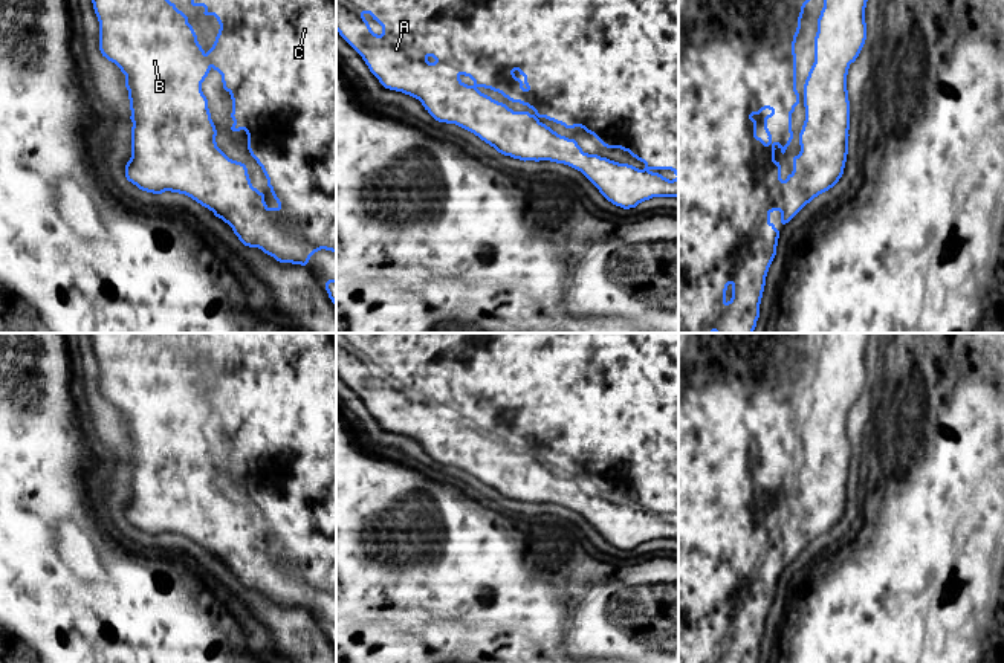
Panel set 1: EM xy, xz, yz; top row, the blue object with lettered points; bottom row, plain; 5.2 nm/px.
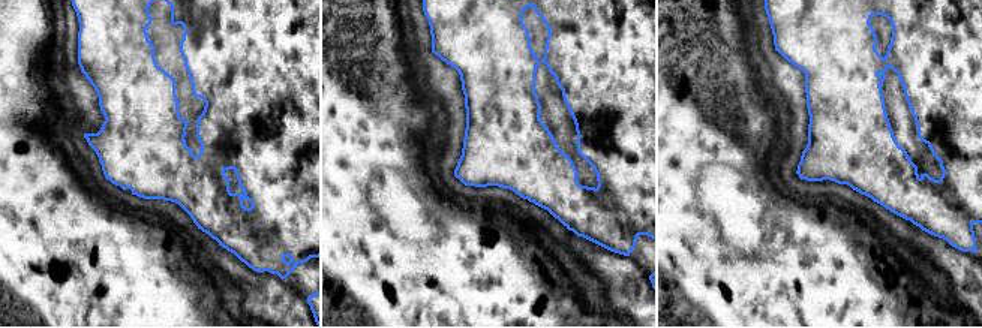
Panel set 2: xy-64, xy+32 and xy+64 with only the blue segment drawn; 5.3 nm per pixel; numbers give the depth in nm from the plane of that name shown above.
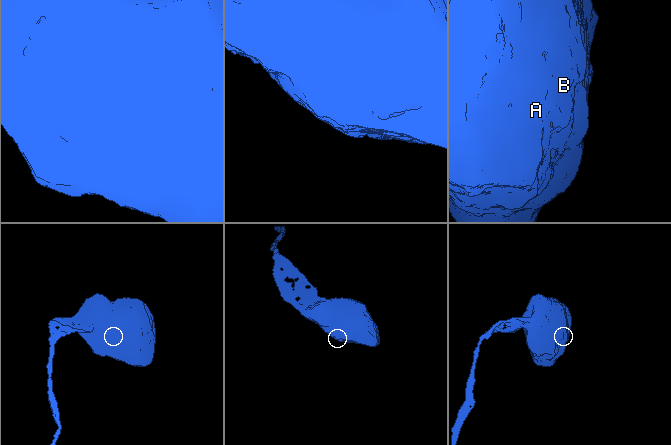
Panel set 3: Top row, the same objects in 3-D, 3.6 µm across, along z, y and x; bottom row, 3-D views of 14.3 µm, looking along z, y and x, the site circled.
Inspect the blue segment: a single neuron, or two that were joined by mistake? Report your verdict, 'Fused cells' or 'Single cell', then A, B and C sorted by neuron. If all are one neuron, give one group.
Single cell. Groups: A B C

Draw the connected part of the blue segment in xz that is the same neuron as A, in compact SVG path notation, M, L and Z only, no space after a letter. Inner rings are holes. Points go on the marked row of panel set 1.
M336 0L336 31L339 35L362 57L365 64L368 66L370 72L379 79L379 82L390 90L402 92L410 95L422 102L425 110L439 122L455 124L475 136L481 141L494 147L498 153L504 156L510 156L520 160L550 160L556 163L568 165L578 171L581 171L598 189L599 192L613 205L620 206L623 209L636 208L639 203L649 200L653 197L679 197L679 0ZM365 14L370 14L373 20L376 20L382 26L382 34L377 35L371 31L368 21L365 20ZM478 89L491 89L494 92L501 93L512 102L520 102L527 105L535 113L530 115L529 112L513 112L506 104L492 99L491 96L481 93ZM546 118L556 124L564 125L565 128L581 127L587 133L593 134L604 147L607 148L620 148L628 151L633 157L645 163L643 170L639 170L628 163L619 163L610 160L607 157L601 157L598 154L584 153L582 148L578 145L575 139L568 139L565 136L558 134L550 127L542 124L539 119Z

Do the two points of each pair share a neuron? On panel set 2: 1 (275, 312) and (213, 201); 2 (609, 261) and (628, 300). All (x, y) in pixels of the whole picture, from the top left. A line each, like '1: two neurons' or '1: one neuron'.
1: two neurons
2: one neuron

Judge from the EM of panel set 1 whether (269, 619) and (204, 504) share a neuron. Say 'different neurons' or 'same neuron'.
different neurons

